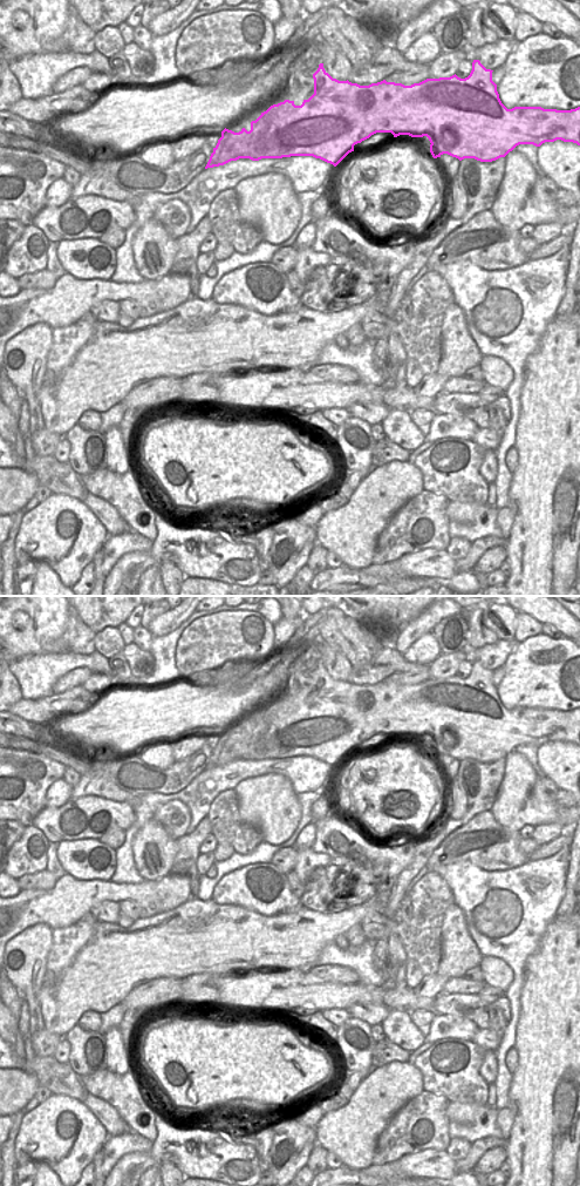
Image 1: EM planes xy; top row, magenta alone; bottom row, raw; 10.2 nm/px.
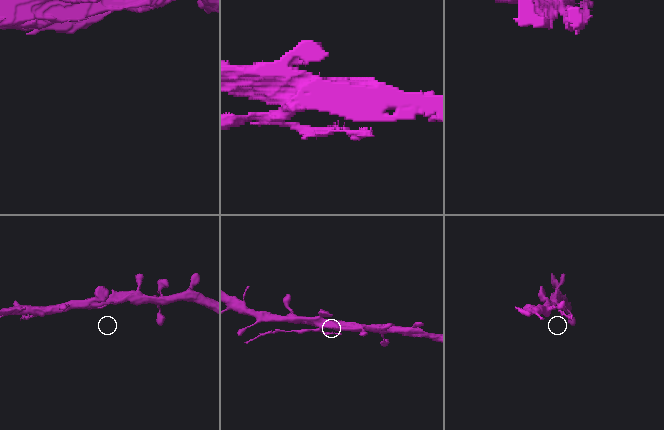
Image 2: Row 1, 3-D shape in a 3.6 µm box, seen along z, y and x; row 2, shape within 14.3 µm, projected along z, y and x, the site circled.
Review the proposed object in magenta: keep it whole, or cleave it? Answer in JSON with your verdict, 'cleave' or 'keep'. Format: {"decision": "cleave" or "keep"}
{"decision": "cleave"}

